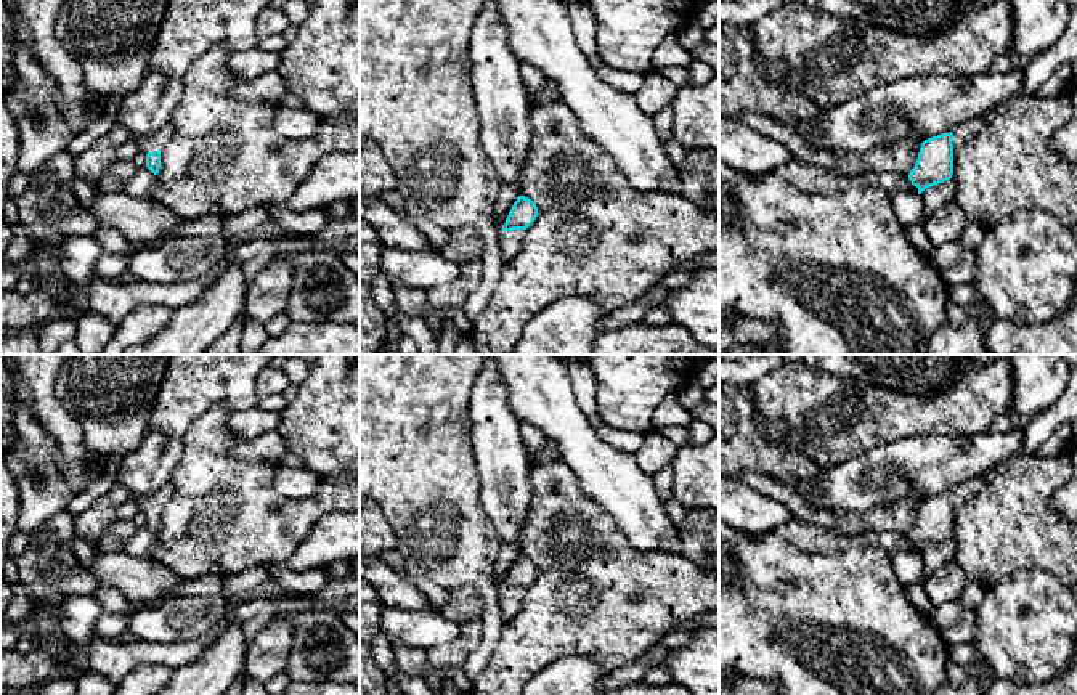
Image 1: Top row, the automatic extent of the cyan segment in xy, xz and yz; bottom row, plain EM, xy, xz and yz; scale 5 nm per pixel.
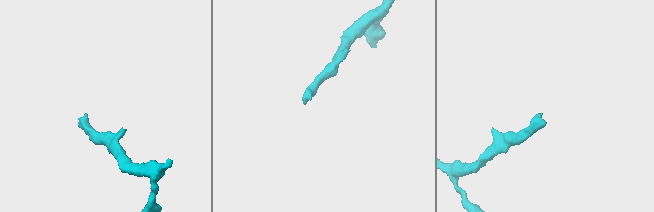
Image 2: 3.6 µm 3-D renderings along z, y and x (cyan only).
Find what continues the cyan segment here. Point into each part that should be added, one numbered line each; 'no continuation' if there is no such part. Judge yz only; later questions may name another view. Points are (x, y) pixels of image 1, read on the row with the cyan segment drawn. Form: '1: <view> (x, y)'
1: yz (960, 134)

